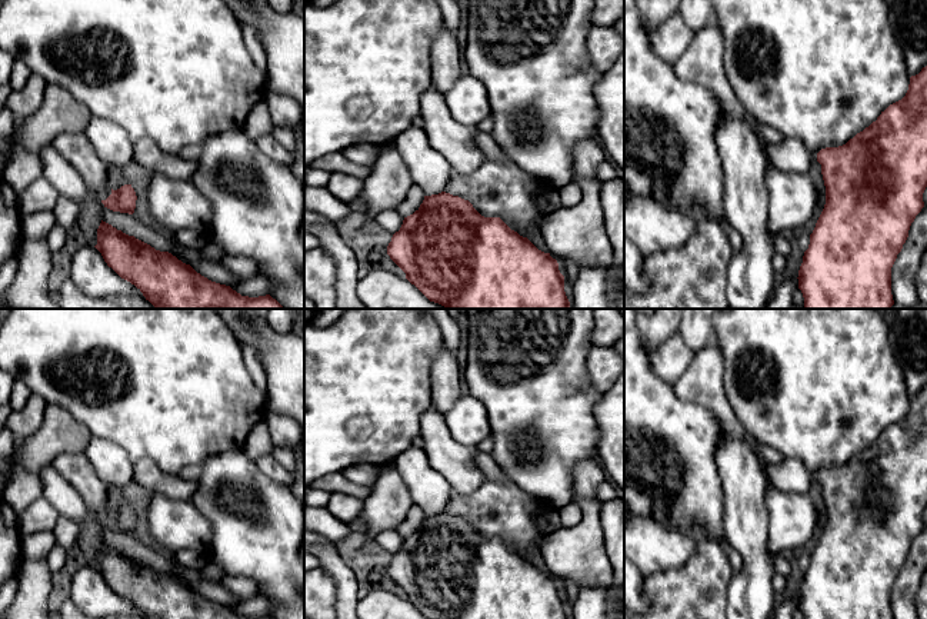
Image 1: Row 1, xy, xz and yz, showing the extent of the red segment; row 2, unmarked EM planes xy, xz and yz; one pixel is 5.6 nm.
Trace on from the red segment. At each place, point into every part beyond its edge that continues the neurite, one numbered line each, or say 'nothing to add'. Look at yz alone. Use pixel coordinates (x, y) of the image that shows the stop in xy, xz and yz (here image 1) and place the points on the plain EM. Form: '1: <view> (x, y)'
1: yz (792, 476)

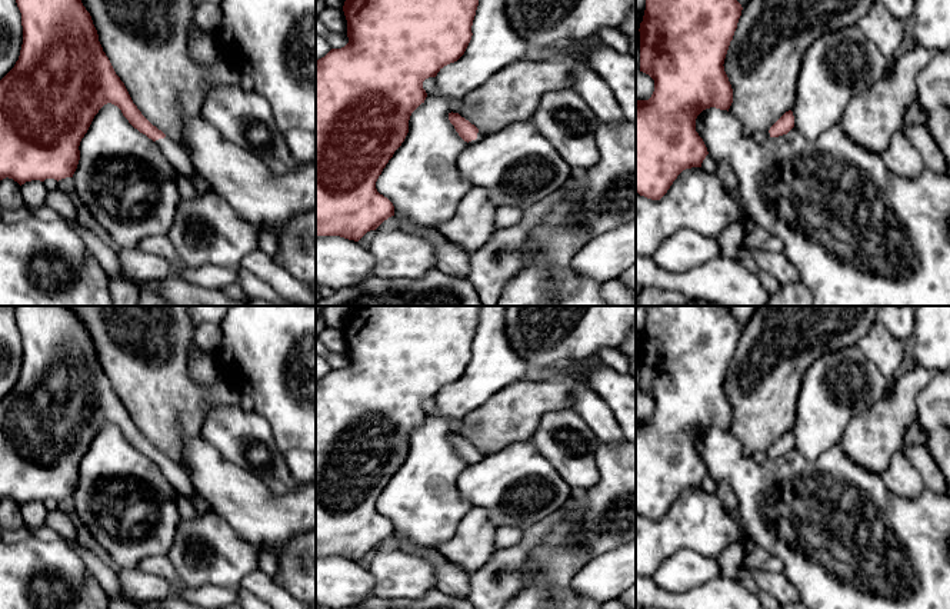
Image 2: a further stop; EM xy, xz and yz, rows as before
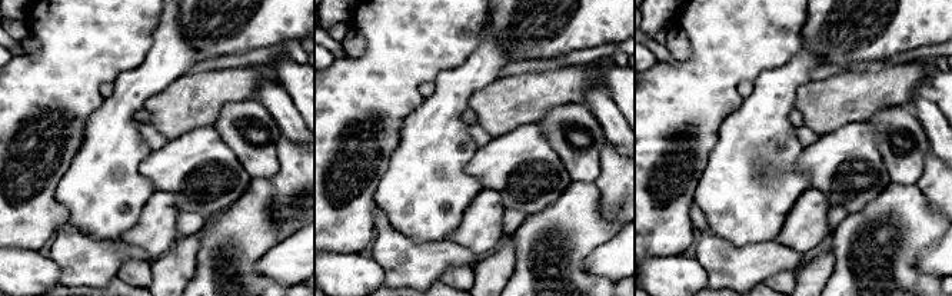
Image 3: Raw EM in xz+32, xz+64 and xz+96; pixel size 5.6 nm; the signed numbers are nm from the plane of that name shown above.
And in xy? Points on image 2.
1: xy (176, 475)

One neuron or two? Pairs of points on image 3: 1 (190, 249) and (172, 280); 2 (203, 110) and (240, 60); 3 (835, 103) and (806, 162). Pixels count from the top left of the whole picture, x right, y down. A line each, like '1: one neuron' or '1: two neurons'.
1: one neuron
2: two neurons
3: two neurons

